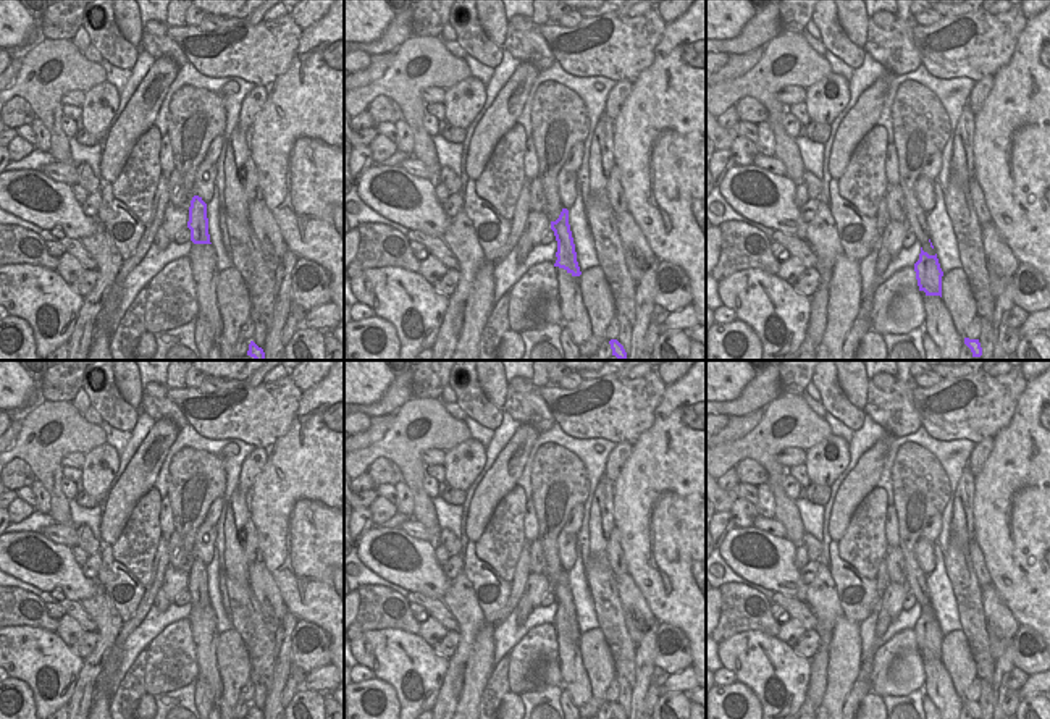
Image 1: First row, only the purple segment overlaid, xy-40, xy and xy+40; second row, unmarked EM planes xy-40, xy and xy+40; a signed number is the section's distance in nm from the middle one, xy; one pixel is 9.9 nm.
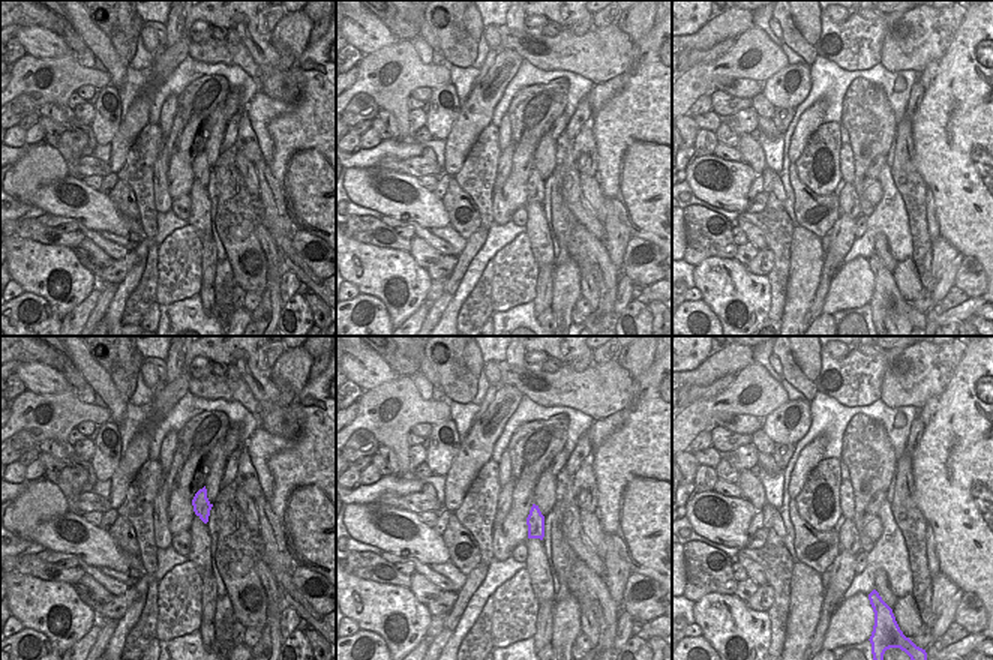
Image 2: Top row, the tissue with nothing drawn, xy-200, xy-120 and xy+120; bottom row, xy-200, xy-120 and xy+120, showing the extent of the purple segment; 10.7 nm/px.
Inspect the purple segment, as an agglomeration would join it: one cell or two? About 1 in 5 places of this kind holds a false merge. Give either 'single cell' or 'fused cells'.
single cell

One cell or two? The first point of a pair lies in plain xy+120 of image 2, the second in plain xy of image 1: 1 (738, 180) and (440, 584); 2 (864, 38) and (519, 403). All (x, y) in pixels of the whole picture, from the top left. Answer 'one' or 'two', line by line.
1: one
2: one

